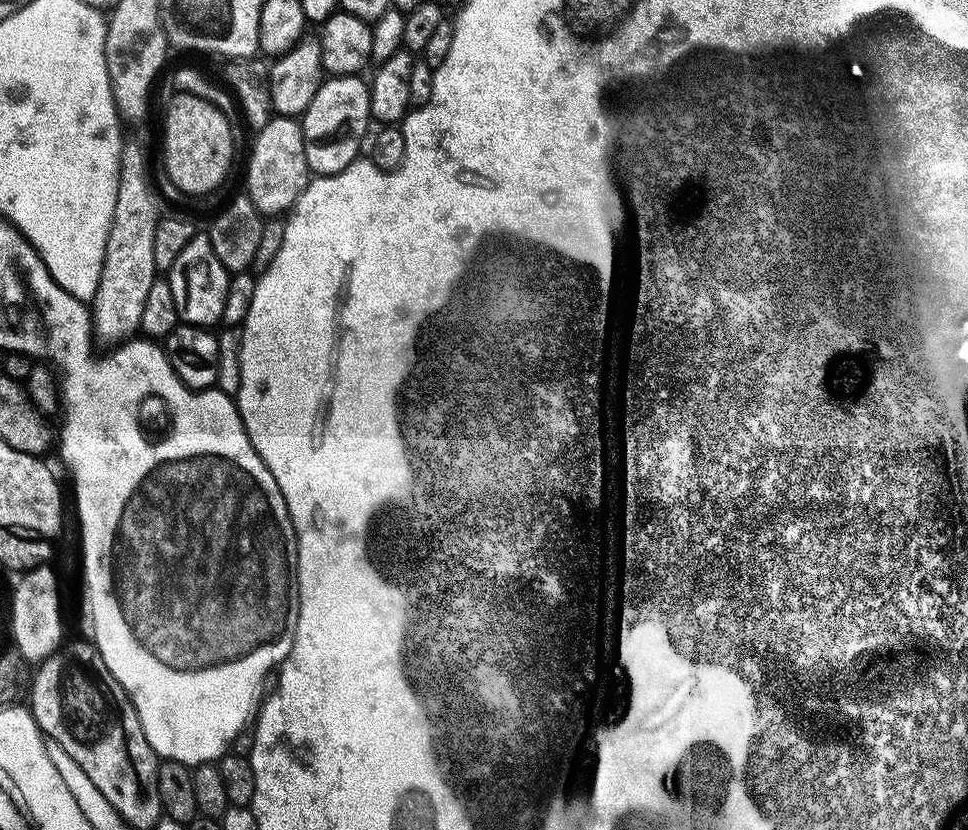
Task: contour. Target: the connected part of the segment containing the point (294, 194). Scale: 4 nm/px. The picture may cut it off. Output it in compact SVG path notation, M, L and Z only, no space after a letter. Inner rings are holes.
M273 115L271 122L259 129L255 136L252 157L248 160L246 195L254 202L254 206L261 214L268 218L276 218L291 209L306 190L310 179L300 120L291 116Z

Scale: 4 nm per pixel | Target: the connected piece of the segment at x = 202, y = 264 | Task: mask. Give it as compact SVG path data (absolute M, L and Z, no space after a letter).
M197 231L196 235L190 238L190 242L186 242L182 254L178 254L174 266L168 269L166 278L170 282L170 291L174 293L174 306L178 306L178 314L183 323L197 324L200 328L211 329L216 326L212 324L219 325L223 321L230 274L224 269L222 262L218 262L218 254L214 254L214 246L210 246L207 231Z

